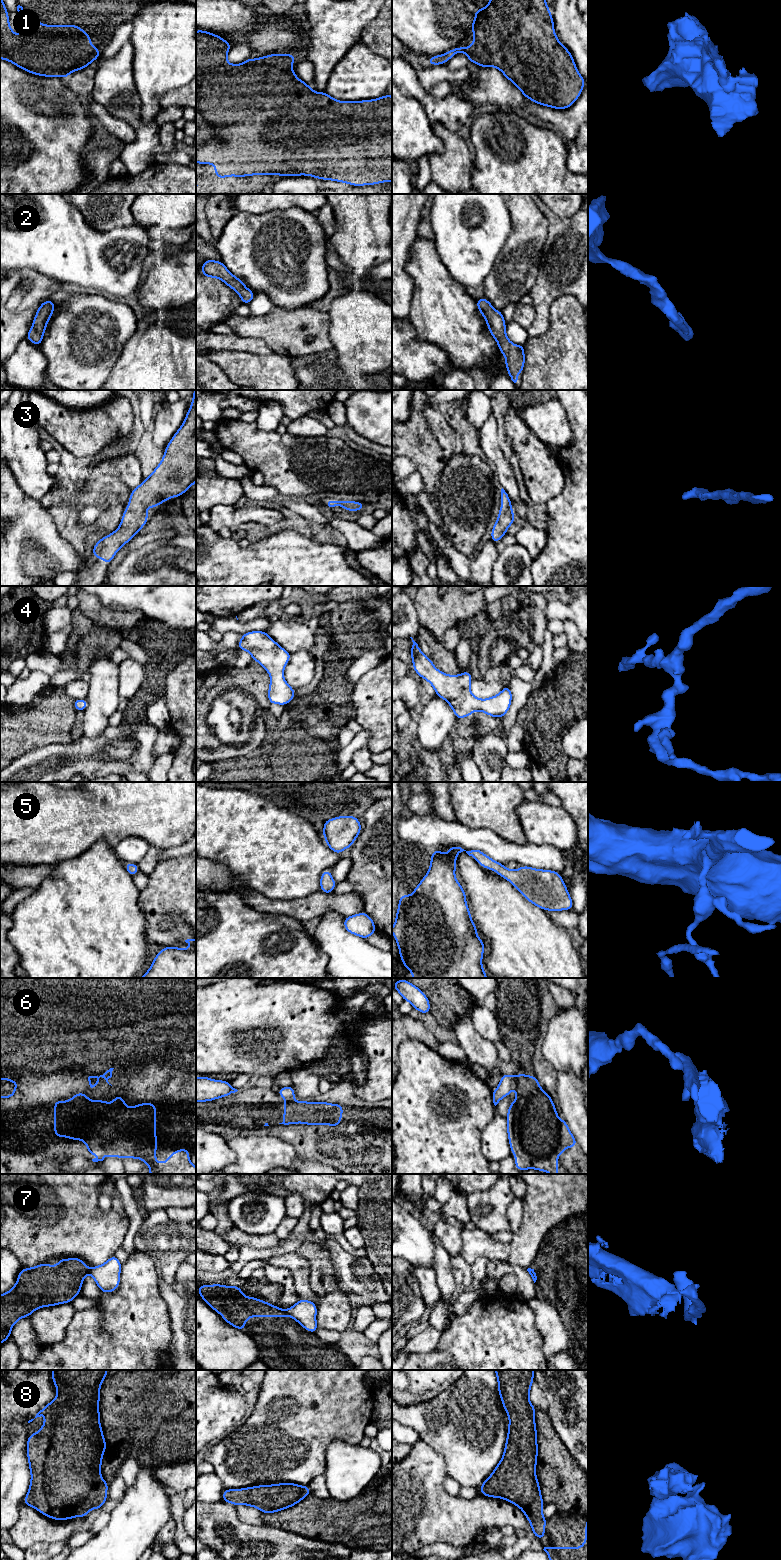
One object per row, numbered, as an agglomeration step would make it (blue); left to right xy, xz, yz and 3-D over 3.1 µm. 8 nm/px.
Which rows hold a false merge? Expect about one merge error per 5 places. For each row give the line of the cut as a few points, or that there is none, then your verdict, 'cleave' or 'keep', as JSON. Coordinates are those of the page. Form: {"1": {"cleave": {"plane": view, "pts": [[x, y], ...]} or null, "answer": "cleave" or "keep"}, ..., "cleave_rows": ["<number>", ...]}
{"1": {"cleave": null, "answer": "keep"}, "2": {"cleave": null, "answer": "keep"}, "3": {"cleave": null, "answer": "keep"}, "4": {"cleave": null, "answer": "keep"}, "5": {"cleave": null, "answer": "keep"}, "6": {"cleave": {"plane": "yz", "pts": [[512, 1077], [513, 1085]]}, "answer": "cleave"}, "7": {"cleave": {"plane": "xz", "pts": [[285, 1310], [288, 1315]]}, "answer": "cleave"}, "8": {"cleave": null, "answer": "keep"}, "cleave_rows": ["6", "7"]}

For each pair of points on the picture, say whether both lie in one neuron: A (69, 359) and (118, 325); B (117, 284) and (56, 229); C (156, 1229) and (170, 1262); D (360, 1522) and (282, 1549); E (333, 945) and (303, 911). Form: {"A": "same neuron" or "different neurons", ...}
{"A": "same neuron", "B": "same neuron", "C": "same neuron", "D": "different neurons", "E": "different neurons"}

